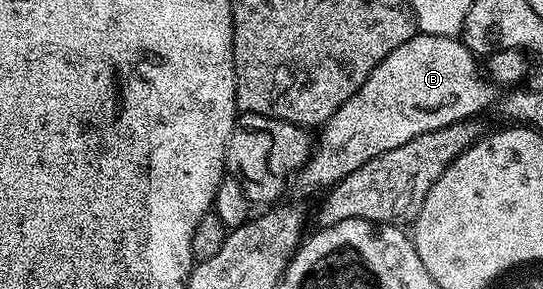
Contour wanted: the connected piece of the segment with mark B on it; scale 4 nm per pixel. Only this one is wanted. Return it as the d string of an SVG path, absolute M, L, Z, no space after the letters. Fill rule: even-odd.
M421 32L401 43L401 47L389 51L389 55L377 63L369 79L365 79L355 94L322 126L323 134L317 137L311 160L297 174L300 187L326 190L345 179L345 175L357 171L357 167L369 163L369 159L377 159L377 155L393 151L393 147L401 147L401 143L409 143L409 139L417 135L449 127L458 121L478 118L482 109L490 110L497 100L497 89L486 76L481 75L480 62L478 65L475 61L478 61L476 54L459 37Z

